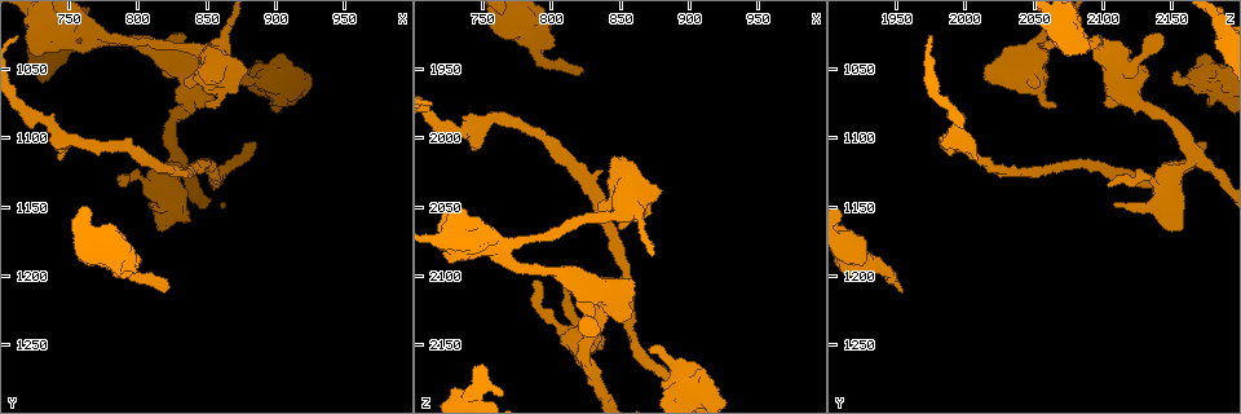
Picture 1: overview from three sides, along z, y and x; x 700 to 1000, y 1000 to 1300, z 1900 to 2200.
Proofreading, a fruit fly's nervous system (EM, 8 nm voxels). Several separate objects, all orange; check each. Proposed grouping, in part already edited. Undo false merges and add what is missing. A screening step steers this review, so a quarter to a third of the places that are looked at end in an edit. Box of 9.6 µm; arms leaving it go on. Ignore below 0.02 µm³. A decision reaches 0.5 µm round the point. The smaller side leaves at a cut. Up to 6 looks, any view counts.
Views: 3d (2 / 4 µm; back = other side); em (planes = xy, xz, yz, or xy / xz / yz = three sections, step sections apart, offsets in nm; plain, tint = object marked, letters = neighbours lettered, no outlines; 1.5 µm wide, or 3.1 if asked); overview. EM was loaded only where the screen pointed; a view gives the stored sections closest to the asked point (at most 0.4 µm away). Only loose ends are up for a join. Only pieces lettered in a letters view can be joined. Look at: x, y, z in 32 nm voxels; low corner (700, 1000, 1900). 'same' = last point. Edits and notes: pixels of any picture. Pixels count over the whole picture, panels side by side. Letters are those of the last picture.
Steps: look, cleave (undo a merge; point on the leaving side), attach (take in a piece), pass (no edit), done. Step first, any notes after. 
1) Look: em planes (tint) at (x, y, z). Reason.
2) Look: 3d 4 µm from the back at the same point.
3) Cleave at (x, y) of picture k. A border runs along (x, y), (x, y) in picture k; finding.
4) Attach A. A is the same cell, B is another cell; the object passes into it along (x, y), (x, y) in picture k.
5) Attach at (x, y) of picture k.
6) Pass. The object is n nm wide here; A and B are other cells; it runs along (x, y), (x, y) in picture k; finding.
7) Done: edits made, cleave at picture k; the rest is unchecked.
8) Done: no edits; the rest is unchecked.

Look: em planes (plain) at (826, 1114, 2166). Three-way junction.

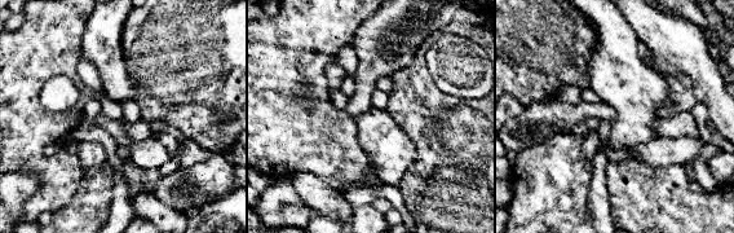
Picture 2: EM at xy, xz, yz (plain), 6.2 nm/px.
Look: em planes (letters) at the same point. What lies round it.

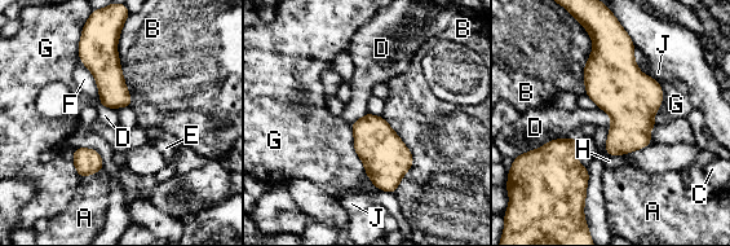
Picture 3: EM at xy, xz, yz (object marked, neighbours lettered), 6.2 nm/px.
Pass. The object is 300 nm wide here; A, B, C, D, E, F, G, H and J are other cells; one cell here.

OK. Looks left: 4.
Look: em xy step 4 (letters) at (874, 1050, 2154). Free end.

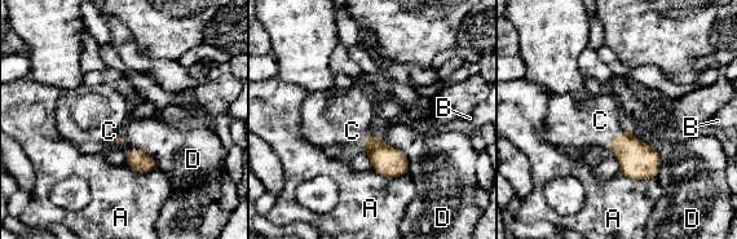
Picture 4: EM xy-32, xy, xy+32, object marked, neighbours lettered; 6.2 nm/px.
Look: em planes (letters) at the same point. Another direction.

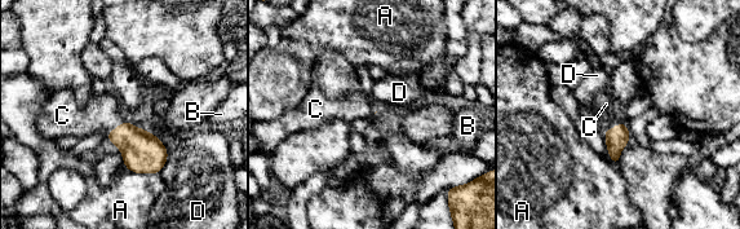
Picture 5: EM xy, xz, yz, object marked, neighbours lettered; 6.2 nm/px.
Attach C. C is the same cell, A, B and D are other cells; the object passes into it along (142, 152), (116, 126), (102, 113) in picture 5; the cell continues.

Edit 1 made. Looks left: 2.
Done: edits made, attach at picture 5; the rest is unchecked.

